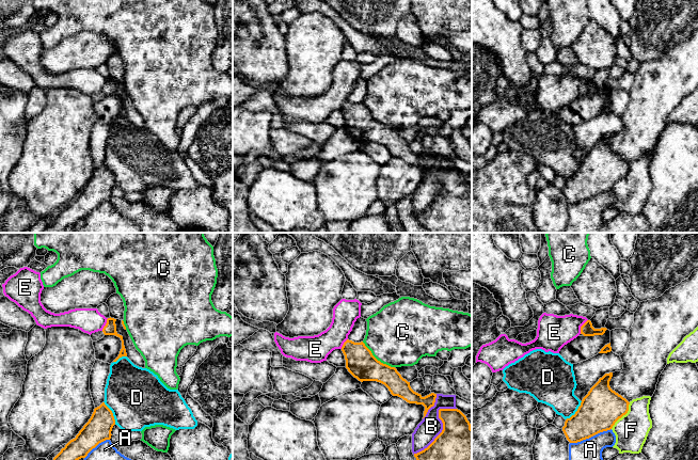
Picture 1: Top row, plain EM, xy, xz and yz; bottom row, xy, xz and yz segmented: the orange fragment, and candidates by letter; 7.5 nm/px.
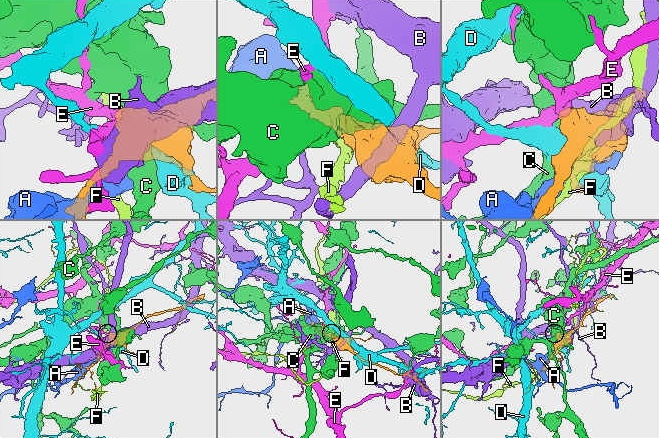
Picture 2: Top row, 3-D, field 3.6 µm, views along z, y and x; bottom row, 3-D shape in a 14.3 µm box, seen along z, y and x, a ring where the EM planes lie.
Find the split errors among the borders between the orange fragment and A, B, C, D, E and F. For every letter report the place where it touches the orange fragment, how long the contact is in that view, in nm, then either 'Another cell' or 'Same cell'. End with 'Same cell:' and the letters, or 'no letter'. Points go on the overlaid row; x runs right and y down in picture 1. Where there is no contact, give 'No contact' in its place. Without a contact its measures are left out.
A: Touches orange at yz (590, 437). Shared border 340 nm. Another cell
B: Touches orange at xz (443, 427). Shared border 480 nm. Another cell
C: Touches orange at xz (376, 359). Shared border 320 nm. Another cell
D: Touches orange at xy (112, 413). Shared border 200 nm. Another cell
E: Touches orange at yz (581, 327). Shared border 130 nm. Another cell
F: Touches orange at yz (622, 415). Shared border 240 nm. Another cell
Same cell: no letter

